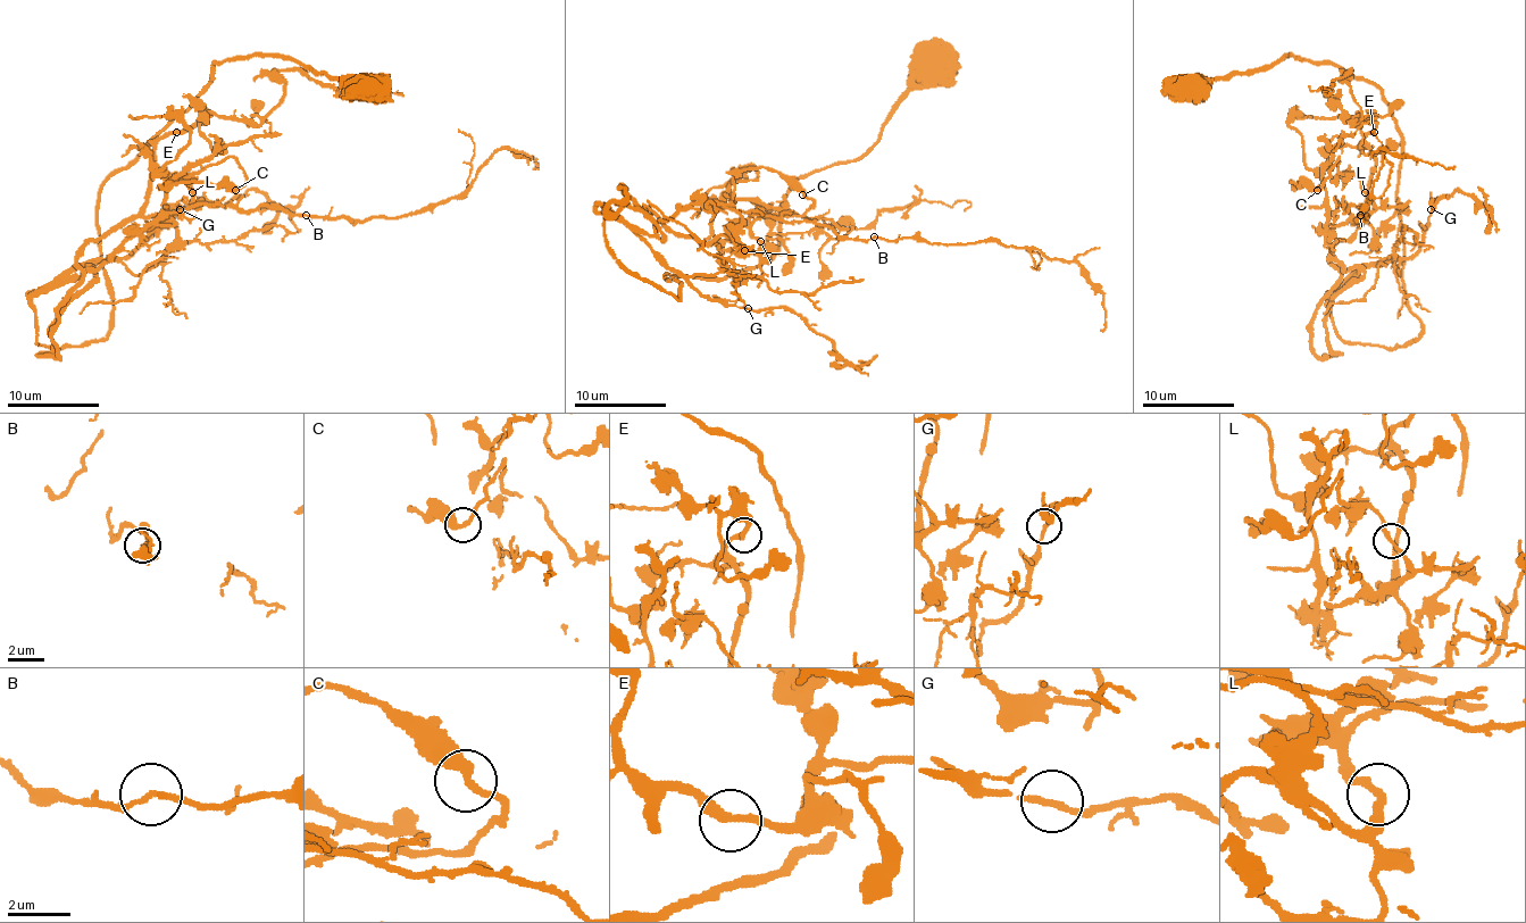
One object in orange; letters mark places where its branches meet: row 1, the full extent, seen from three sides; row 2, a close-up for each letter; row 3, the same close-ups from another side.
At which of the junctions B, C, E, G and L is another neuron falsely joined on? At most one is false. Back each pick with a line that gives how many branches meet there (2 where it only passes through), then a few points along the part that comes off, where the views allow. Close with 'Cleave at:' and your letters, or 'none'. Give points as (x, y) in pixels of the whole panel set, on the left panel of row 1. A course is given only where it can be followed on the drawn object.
Cleave at: none

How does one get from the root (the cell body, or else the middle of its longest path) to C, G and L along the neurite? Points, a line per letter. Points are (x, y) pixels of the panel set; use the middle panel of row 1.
C: (941, 64), (768, 258), (677, 299), (599, 202), (648, 235), (732, 208), (755, 251), (803, 193)
G: (941, 64), (865, 152), (794, 184), (768, 258), (666, 274), (677, 299), (615, 258), (599, 202), (748, 308)
L: (941, 64), (794, 184), (768, 258), (666, 274), (677, 299), (599, 202), (648, 235), (732, 208), (759, 242)

